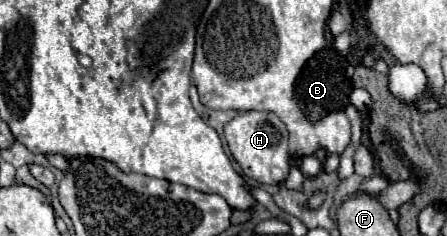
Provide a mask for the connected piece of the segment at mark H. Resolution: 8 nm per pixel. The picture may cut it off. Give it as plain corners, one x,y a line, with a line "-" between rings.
239,112
229,124
225,124
225,140
229,146
231,156
241,166
243,174
259,184
275,186
283,182
289,174
289,152
287,152
287,138
289,132
279,116
273,112

